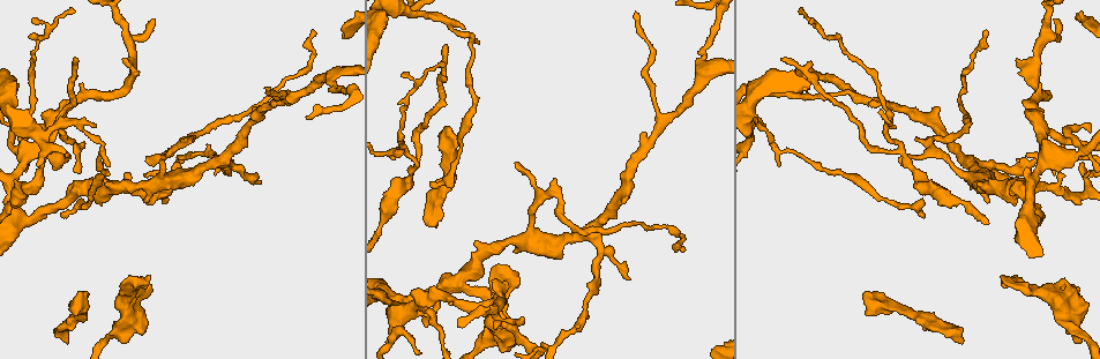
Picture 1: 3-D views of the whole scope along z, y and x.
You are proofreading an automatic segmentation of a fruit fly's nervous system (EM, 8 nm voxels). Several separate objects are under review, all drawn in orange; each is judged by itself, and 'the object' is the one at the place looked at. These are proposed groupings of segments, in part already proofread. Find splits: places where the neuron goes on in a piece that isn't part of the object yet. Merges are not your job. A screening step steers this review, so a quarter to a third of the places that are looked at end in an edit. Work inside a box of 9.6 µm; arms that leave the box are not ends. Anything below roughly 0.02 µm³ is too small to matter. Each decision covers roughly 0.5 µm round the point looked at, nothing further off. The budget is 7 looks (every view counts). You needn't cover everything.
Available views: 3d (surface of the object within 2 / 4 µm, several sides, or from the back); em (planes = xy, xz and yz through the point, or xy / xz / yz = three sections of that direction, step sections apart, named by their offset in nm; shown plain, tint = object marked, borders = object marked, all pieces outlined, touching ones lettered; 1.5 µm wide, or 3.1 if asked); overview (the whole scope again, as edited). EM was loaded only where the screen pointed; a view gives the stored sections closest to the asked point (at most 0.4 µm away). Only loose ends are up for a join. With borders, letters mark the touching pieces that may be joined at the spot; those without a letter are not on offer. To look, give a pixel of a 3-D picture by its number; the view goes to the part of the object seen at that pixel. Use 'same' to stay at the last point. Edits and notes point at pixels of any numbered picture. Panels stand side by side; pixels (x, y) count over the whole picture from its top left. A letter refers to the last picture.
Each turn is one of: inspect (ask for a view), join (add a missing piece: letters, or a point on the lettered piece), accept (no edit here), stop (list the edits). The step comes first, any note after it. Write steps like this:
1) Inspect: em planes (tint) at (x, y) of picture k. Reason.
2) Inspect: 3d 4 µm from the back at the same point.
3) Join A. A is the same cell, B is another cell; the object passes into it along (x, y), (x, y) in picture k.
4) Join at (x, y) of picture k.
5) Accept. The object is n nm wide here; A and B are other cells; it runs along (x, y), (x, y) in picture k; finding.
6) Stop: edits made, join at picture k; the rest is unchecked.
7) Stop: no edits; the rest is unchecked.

Inspect: em planes (tint) at (436, 227) of picture 1.

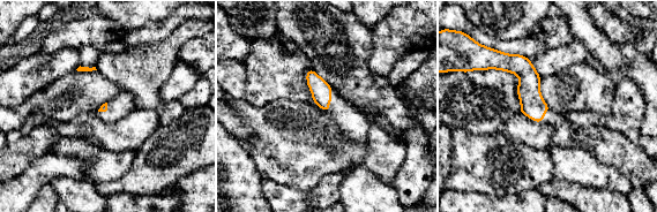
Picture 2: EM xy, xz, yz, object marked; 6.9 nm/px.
Inspect: em planes (borders) at the same point.

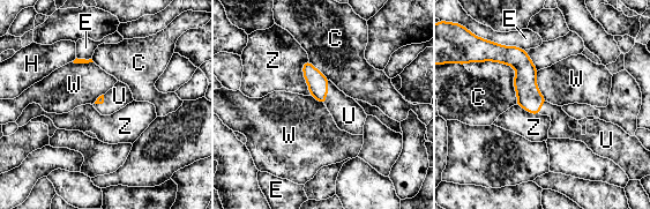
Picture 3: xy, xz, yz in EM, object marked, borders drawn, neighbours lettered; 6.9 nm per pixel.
Join at (349, 116) of picture 3. U is the same cell, C, E, H, W and Z are other cells; the object passes into it along (318, 83), (327, 92), (349, 116) in picture 3; it goes on there.

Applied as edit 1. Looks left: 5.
Inspect: em yz step 4 (borders) at (1067, 334) of picture 1. Branch stops here.

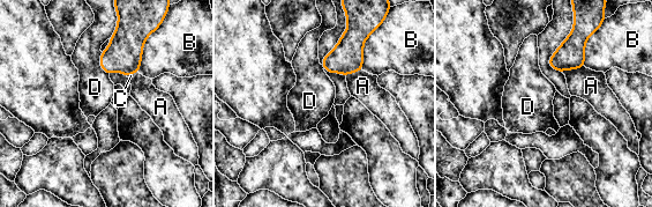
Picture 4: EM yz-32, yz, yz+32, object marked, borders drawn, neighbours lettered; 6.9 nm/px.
Inspect: em planes (borders) at the same point.

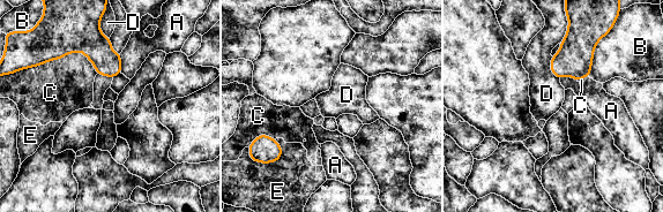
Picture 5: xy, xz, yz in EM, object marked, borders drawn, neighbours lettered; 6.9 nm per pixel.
Accept. A, B, C, D and E are other cells; a border runs along (565, 0), (567, 31), (560, 42) in picture 5; none of them fits.

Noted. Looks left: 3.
Inspect: em planes (borders) at (783, 61) of picture 1. An open end.

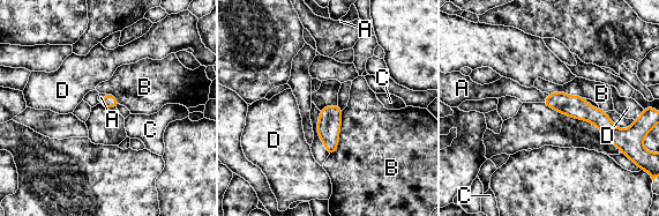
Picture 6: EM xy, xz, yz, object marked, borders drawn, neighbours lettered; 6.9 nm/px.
Join at (525, 95) of picture 6. The longest contact is with B, 320 nm; A is the same cell, B, C and D are other cells; the object passes into it along (575, 106), (546, 98), (525, 95) in picture 6; it goes on there.

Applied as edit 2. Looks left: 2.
Stop: edits made, join at picture 3, join at picture 6; the rest is unchecked.

